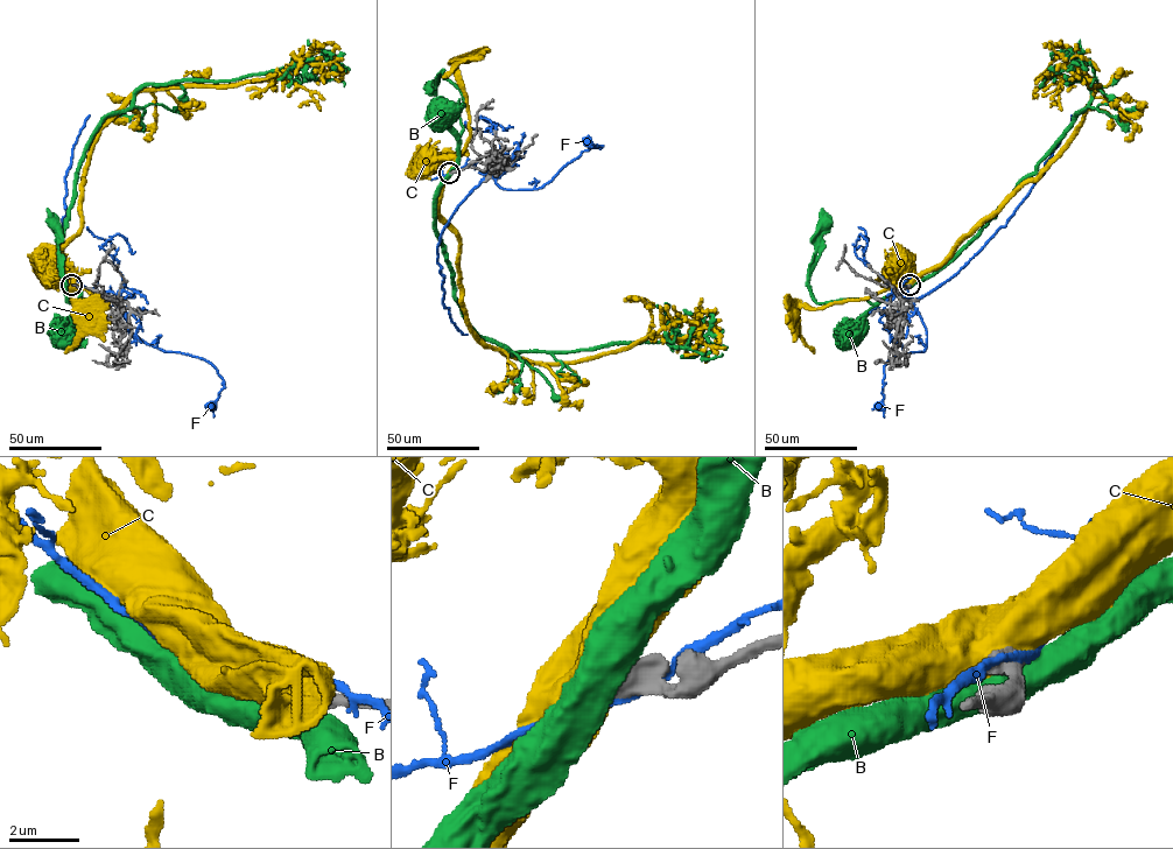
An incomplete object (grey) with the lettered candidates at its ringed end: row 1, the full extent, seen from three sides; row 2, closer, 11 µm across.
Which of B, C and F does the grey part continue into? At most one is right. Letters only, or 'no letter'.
no letter

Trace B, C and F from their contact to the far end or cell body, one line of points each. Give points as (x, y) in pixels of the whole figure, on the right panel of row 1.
B: (910, 285), (873, 304), (855, 297), (816, 303), (807, 278), (817, 226), (821, 224)
C: (908, 285), (819, 308), (800, 307), (795, 315)
F: (910, 285), (899, 292), (914, 300), (927, 334), (927, 346), (922, 351), (887, 360), (884, 366), (880, 405)

